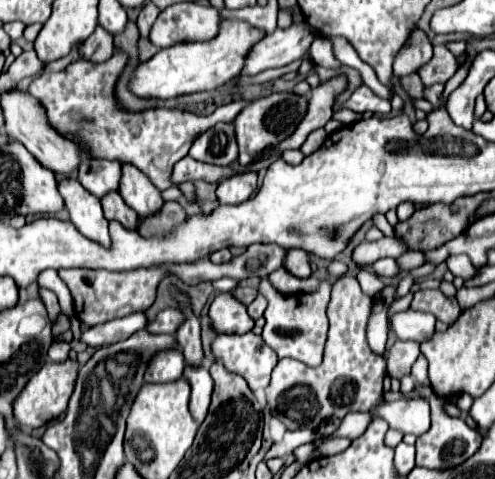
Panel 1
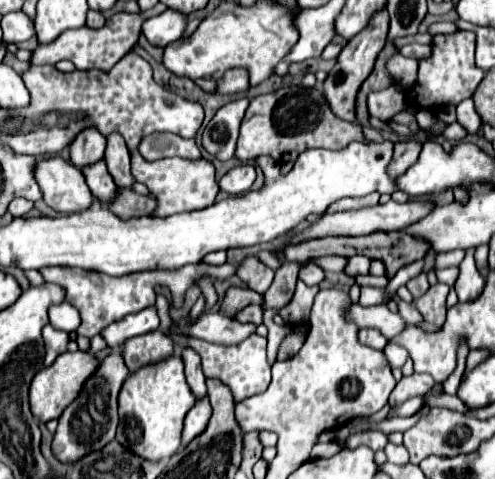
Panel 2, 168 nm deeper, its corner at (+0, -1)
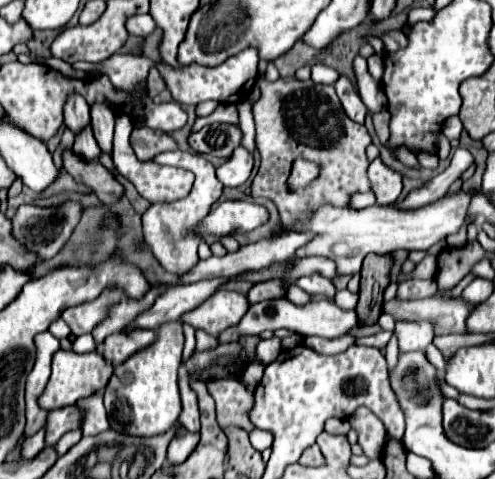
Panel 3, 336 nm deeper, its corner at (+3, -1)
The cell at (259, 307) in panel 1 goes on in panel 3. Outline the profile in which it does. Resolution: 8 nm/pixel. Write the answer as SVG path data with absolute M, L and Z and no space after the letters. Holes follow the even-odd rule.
M217 290L199 308L185 312L179 320L193 326L195 330L205 330L207 334L219 338L225 328L237 326L245 312L249 310L249 300L245 294L231 290Z

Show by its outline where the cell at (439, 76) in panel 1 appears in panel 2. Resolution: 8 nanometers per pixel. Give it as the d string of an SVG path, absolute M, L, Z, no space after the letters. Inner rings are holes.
M406 44L400 48L400 54L414 60L426 60L432 56L432 44Z

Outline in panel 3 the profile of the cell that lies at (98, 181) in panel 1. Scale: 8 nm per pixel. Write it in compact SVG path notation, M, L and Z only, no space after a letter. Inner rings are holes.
M69 94L65 106L63 106L63 116L65 116L65 126L69 126L75 134L77 128L83 128L89 124L89 104L83 96L79 94Z

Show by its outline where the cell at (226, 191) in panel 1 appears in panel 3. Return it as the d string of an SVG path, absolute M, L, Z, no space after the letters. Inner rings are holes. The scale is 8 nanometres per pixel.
M239 146L231 158L217 168L217 178L221 180L223 186L241 186L243 182L247 182L247 178L251 176L251 170L253 170L253 154Z

